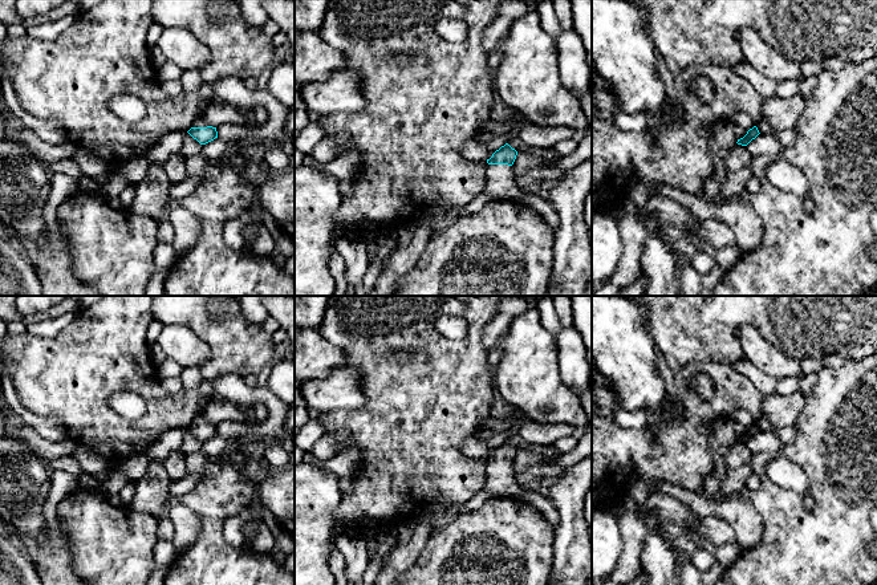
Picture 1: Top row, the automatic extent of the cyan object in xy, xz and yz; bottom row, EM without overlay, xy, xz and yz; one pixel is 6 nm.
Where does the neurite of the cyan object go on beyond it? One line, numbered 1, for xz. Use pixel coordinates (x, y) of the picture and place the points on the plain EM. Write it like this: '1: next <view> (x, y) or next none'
1: next xz (500, 482)

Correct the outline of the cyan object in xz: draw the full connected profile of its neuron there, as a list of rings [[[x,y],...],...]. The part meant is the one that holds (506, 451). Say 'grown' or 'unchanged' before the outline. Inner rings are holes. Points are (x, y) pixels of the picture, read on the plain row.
grown; [[[506,440],[487,456],[484,489],[490,499],[516,497],[528,488],[516,480],[512,466],[516,452],[517,448]]]

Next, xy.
grown; [[[200,407],[199,413],[196,414],[194,421],[191,422],[191,426],[187,430],[200,442],[206,442],[218,435],[216,424],[210,423],[203,417],[203,407]]]

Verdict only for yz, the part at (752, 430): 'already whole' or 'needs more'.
needs more

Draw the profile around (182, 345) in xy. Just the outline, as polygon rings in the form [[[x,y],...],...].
[[[165,325],[157,341],[167,358],[183,369],[202,367],[211,358],[211,350],[191,329],[183,325]]]

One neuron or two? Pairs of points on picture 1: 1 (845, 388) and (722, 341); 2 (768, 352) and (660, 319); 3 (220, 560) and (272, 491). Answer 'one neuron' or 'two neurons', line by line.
1: two neurons
2: two neurons
3: two neurons

